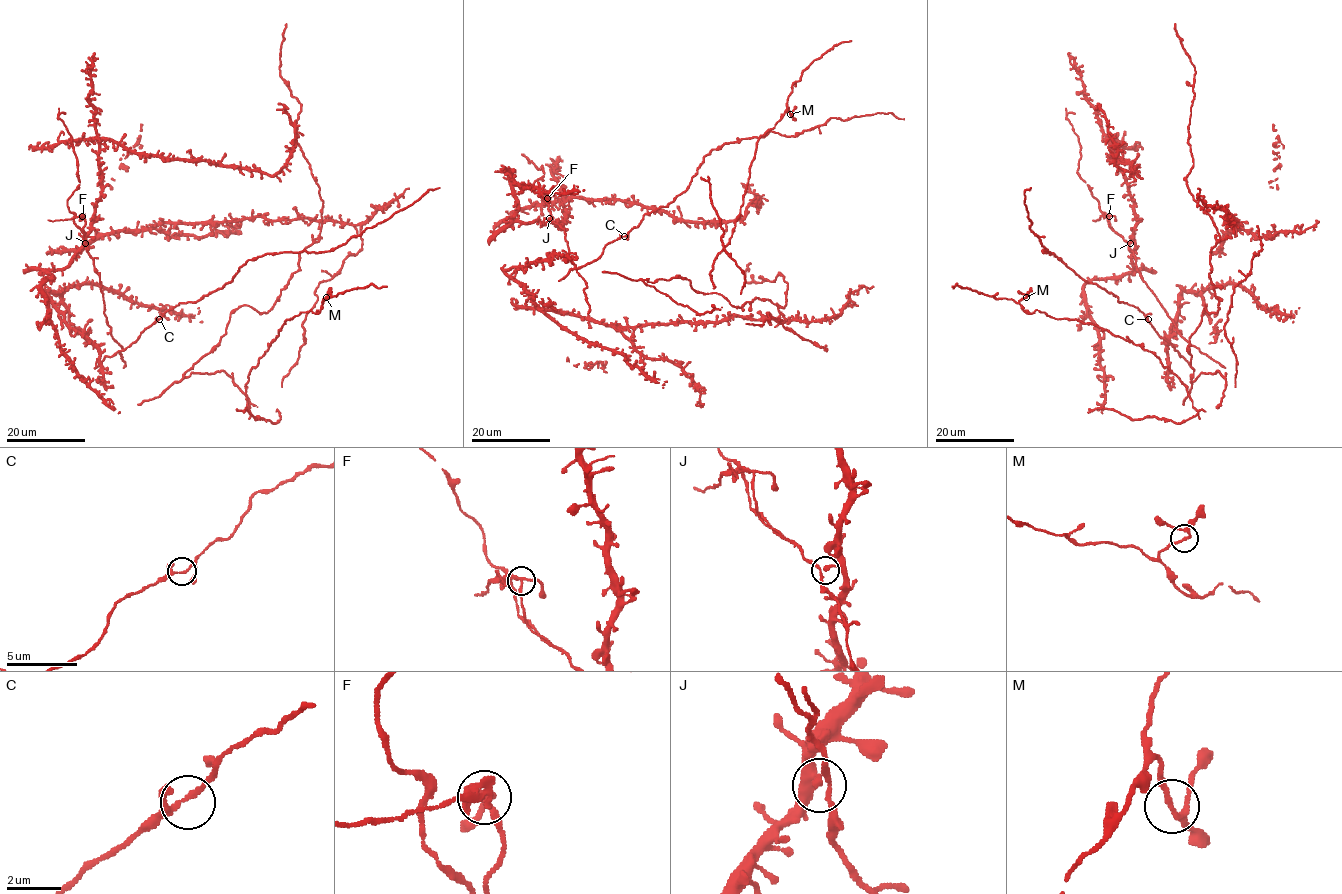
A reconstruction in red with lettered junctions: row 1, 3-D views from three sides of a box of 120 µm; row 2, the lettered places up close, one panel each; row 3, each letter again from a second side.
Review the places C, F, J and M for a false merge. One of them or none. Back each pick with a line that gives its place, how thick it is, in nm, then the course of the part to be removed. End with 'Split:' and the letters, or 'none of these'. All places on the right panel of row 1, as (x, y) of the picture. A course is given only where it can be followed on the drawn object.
F: (1109, 216) | 170 nm | (1109, 216), (1092, 220)
Split: F

